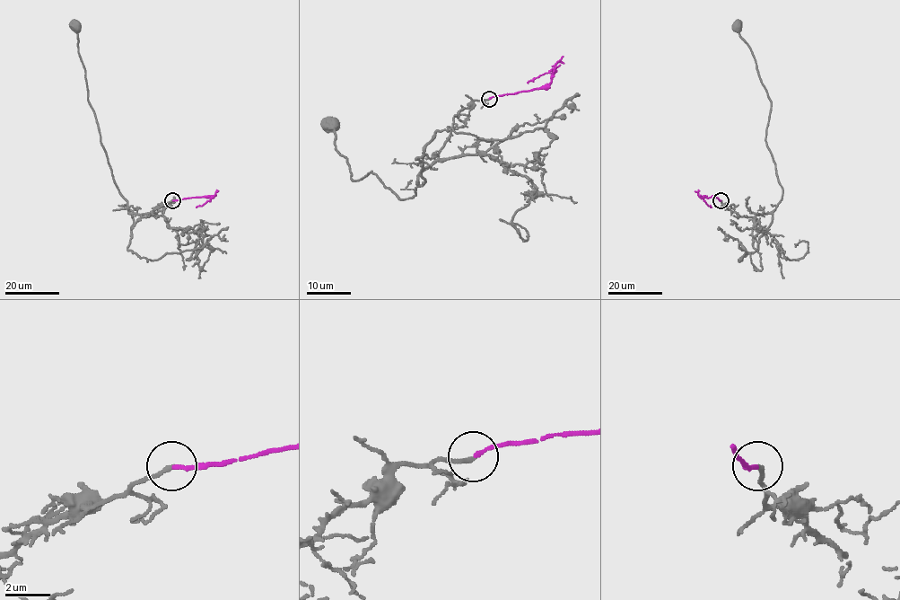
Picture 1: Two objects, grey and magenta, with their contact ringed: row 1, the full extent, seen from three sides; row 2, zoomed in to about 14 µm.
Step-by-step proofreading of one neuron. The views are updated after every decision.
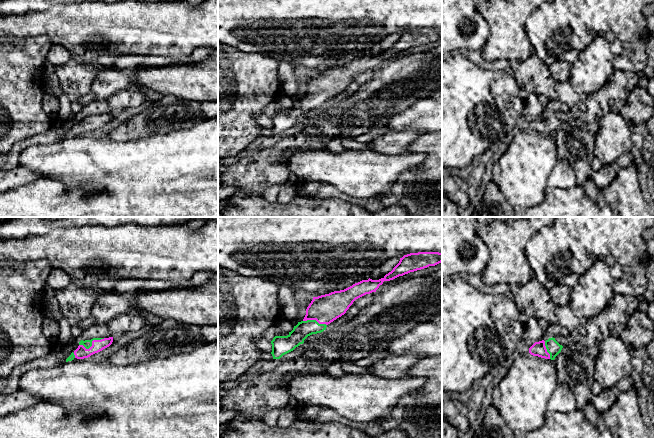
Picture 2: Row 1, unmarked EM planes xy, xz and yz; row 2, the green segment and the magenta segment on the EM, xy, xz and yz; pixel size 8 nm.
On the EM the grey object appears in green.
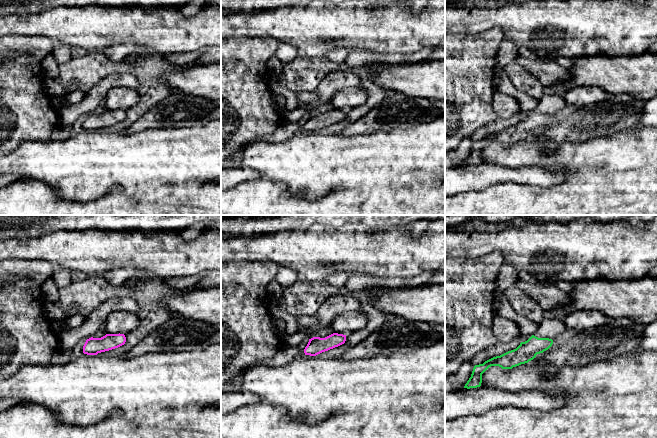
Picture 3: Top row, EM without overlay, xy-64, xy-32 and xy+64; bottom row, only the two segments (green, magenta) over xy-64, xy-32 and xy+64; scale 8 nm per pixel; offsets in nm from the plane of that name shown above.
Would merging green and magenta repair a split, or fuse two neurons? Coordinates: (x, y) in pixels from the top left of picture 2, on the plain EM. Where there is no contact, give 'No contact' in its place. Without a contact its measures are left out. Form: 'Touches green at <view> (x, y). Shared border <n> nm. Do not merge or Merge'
Touches green at xy (91, 119). Shared border 220 nm. Merge

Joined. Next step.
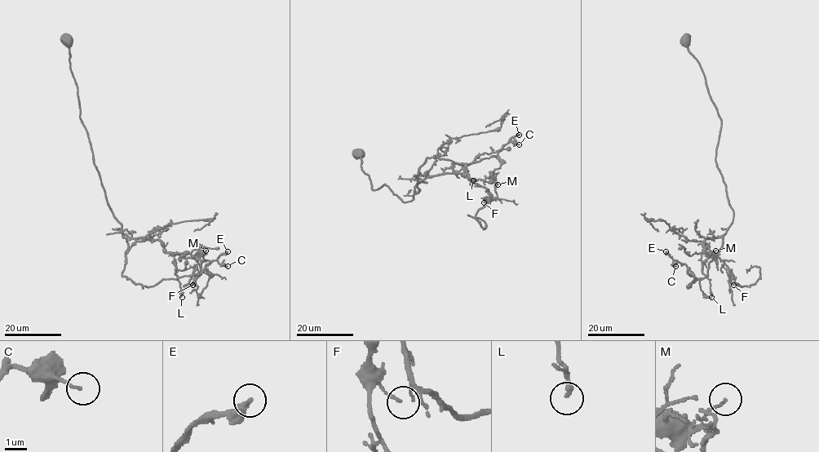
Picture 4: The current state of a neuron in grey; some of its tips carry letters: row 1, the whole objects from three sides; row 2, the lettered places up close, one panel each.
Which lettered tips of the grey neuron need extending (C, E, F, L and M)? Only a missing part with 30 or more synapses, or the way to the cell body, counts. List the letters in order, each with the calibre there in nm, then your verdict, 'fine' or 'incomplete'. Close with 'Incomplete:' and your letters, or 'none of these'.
C: 130 nm | fine
E: 320 nm | incomplete
F: 90 nm | fine
L: 160 nm | fine
M: 100 nm | fine
Incomplete: E

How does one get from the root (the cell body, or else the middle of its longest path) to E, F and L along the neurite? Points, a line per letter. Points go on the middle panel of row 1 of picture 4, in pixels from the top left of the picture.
E: (360, 152), (372, 188), (387, 185), (405, 202), (419, 191), (413, 176), (427, 157), (480, 161), (519, 135)
F: (360, 152), (372, 188), (387, 185), (404, 202), (426, 177), (449, 173), (484, 187), (492, 196), (484, 202)
L: (360, 152), (372, 188), (387, 185), (404, 202), (413, 198), (415, 187), (426, 177), (464, 169), (473, 180)

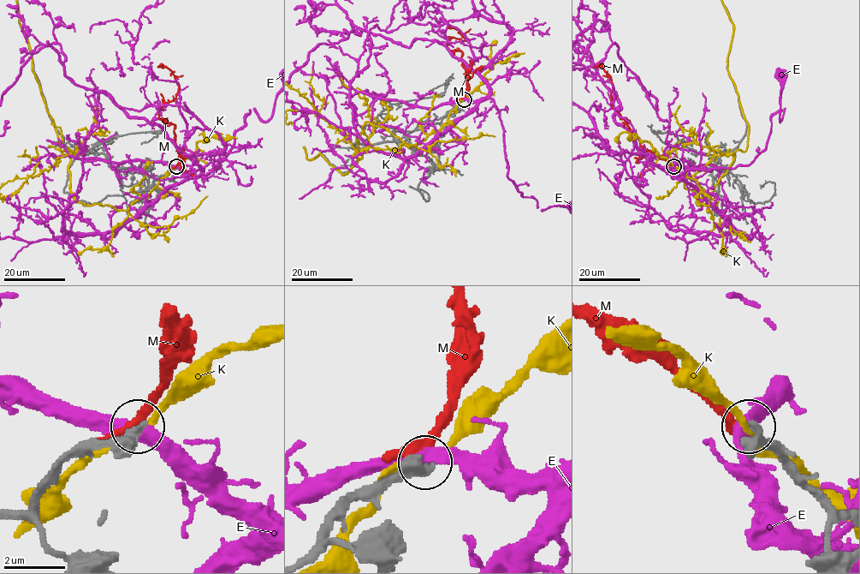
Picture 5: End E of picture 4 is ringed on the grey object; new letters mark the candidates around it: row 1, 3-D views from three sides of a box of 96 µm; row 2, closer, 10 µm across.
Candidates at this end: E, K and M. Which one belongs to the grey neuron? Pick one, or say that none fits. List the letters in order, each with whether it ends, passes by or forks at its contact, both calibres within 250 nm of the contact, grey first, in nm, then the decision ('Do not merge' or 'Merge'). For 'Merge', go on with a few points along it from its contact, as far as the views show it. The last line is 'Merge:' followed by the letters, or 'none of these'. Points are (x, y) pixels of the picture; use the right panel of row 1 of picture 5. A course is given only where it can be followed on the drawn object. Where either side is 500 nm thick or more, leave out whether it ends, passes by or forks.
E: Thickness 500 nm (grey) against 420 nm. Do not merge
K: It passes by. Thickness 320 nm (grey) against 260 nm. Do not merge
M: Thickness 500 nm (grey) against 360 nm. Do not merge
Merge: none of these

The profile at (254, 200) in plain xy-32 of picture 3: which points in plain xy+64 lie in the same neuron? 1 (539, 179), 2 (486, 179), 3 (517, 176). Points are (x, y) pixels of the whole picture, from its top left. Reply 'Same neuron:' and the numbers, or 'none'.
Same neuron: none

